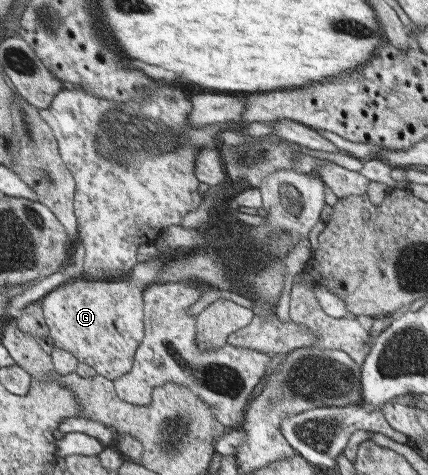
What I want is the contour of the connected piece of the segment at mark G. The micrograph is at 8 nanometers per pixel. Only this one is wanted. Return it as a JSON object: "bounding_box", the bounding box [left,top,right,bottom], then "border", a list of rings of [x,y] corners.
{"bounding_box":[44,277,146,381],"border":[[[85,277],[68,281],[44,298],[45,317],[56,347],[72,351],[113,381],[126,376],[137,364],[138,349],[146,339],[145,291],[132,298],[110,296],[110,280]]]}

